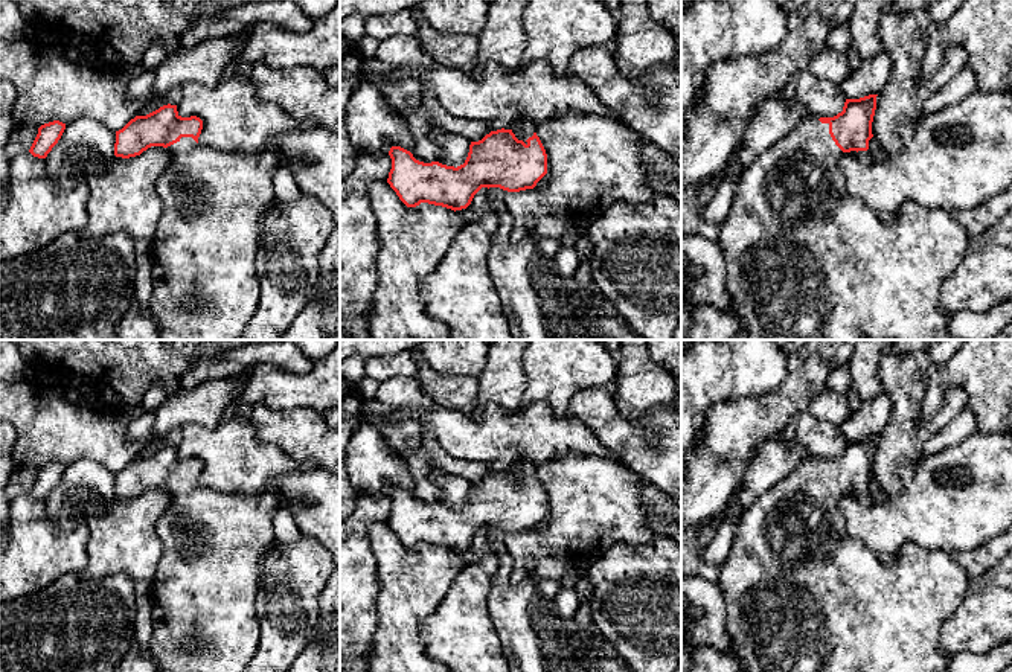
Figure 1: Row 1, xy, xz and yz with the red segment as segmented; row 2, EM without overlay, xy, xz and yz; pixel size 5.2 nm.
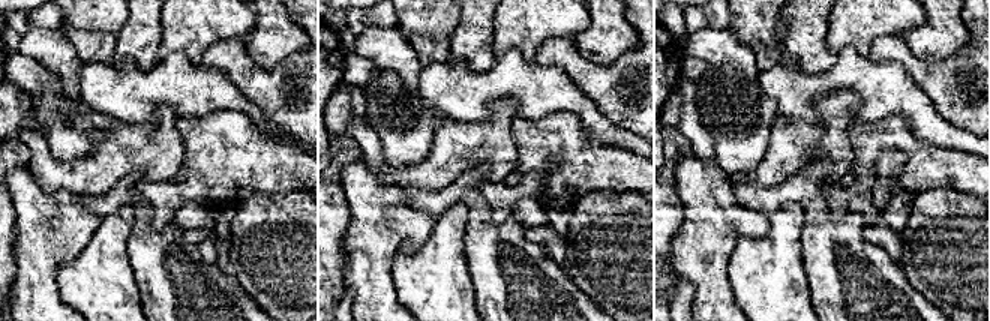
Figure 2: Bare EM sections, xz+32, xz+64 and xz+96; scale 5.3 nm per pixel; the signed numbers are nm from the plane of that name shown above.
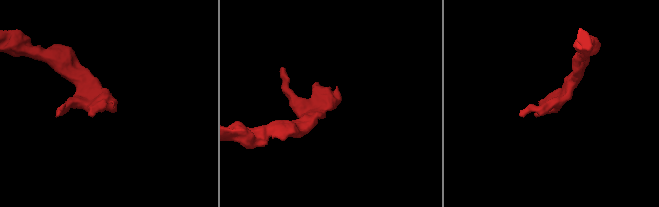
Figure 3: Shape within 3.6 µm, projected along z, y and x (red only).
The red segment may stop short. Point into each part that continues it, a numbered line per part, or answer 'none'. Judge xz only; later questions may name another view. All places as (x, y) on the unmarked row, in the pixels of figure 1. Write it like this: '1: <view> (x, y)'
1: xz (528, 467)

